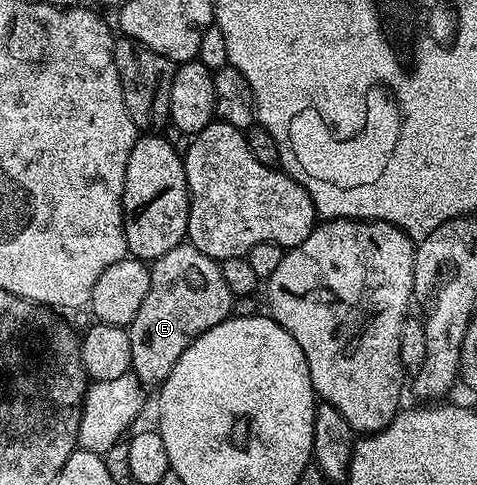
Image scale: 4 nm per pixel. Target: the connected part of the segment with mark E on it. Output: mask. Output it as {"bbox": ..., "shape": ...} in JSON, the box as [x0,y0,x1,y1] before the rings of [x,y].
{"bbox":[128,244,236,387],"shape":[[[183,244],[172,248],[172,252],[164,252],[164,256],[154,259],[150,266],[150,283],[148,296],[144,296],[144,304],[140,304],[140,312],[136,312],[136,320],[128,327],[132,340],[131,371],[142,381],[143,387],[161,387],[168,380],[176,360],[204,332],[208,332],[216,324],[231,317],[230,310],[236,305],[234,293],[224,284],[221,265],[215,259],[200,252],[195,246]]]}

